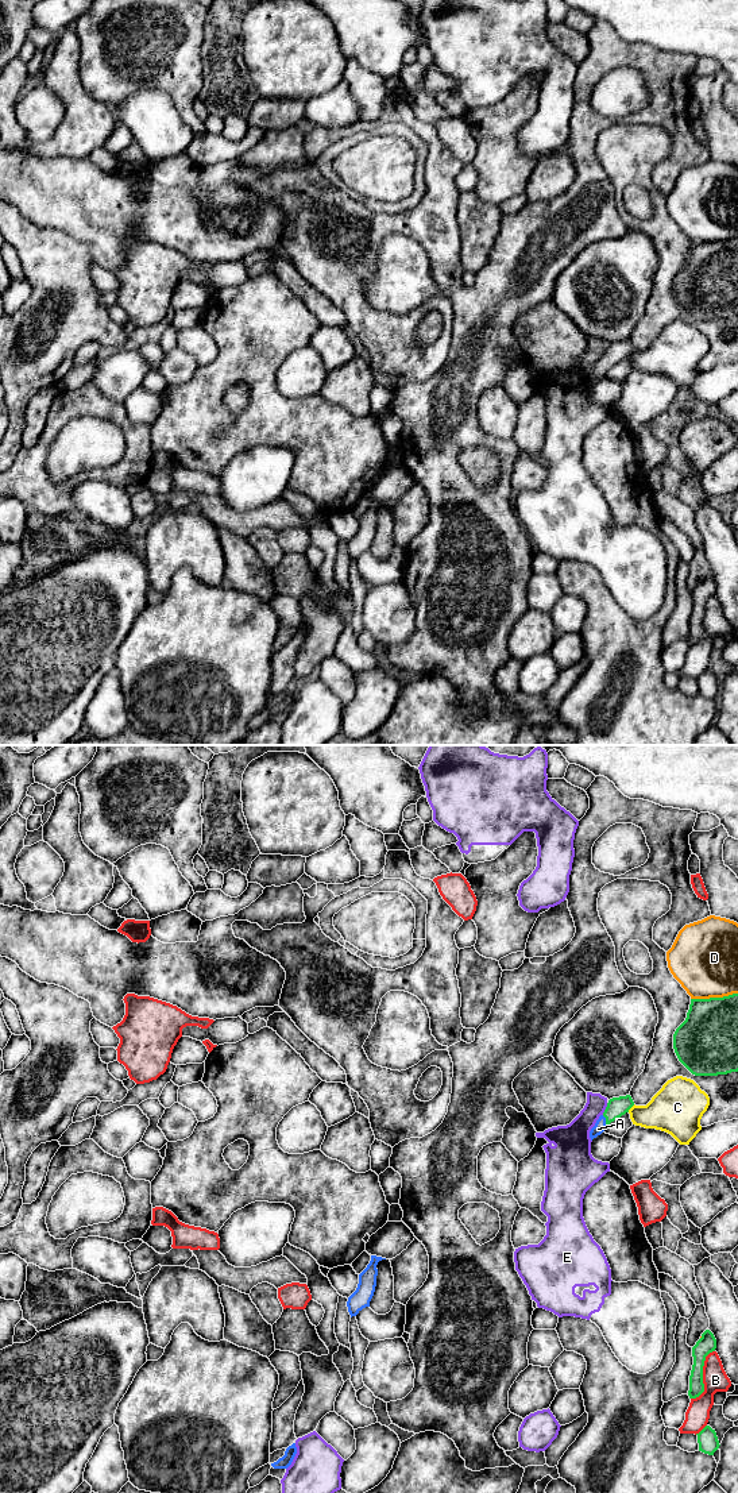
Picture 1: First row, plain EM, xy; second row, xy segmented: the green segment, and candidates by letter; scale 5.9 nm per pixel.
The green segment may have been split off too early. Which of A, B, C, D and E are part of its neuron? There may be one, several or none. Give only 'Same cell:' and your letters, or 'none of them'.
Same cell: A

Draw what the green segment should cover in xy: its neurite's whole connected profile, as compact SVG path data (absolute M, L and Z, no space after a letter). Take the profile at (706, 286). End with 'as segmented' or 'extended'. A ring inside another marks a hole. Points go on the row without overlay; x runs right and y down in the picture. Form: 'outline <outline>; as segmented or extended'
outline M738 238L691 243L687 262L673 278L673 293L679 305L695 320L738 316Z; as segmented

